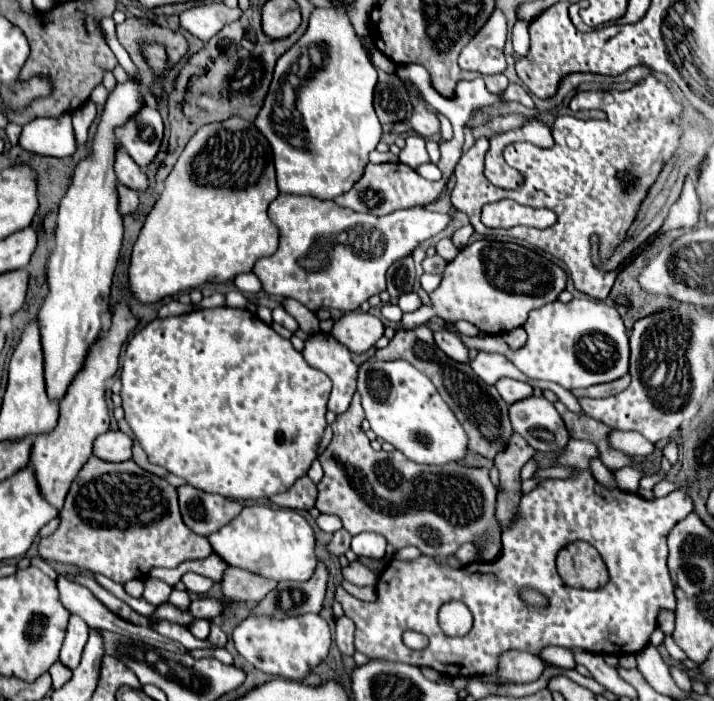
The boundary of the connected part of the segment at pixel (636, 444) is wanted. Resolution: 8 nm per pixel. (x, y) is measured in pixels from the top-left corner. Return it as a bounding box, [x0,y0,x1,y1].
[610,430,654,456]

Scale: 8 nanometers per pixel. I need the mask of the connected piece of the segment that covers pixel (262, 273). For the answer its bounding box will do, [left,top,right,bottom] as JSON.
[252,194,454,312]

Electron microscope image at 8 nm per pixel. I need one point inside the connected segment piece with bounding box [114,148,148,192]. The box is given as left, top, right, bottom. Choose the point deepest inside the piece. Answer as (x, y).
(129, 173)

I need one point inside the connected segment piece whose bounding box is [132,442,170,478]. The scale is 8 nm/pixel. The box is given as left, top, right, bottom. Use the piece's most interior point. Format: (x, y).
(139, 457)

